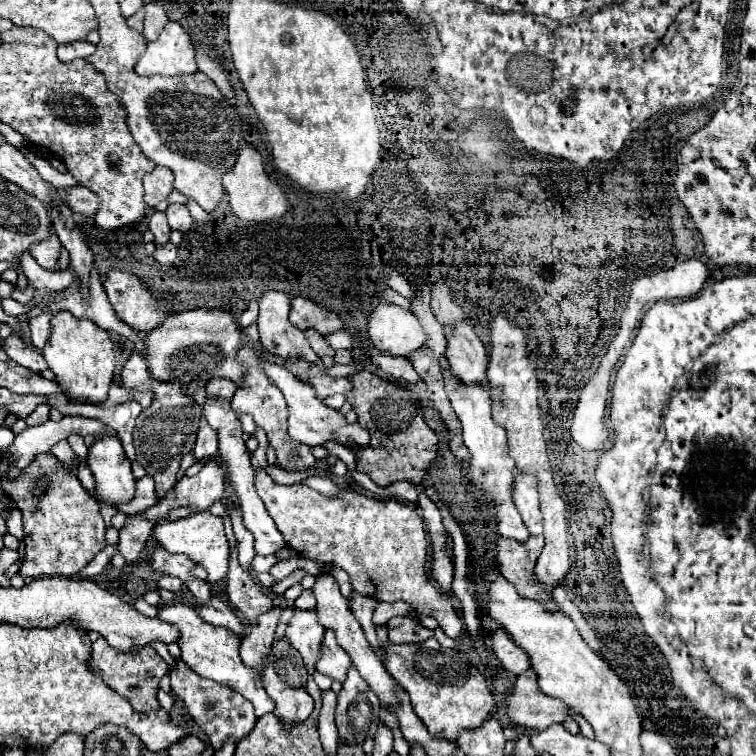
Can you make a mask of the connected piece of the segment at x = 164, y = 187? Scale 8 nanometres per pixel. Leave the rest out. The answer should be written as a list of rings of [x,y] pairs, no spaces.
[[[155,166],[155,170],[151,170],[143,178],[143,186],[145,186],[145,204],[155,208],[155,204],[165,200],[167,194],[171,192],[171,188],[173,188],[173,174],[167,168]]]

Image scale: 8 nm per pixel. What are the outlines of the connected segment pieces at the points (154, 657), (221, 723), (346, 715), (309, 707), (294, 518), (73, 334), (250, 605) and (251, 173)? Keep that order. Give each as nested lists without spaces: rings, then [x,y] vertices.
[[[100,637],[97,642],[93,642],[89,670],[101,676],[103,682],[119,696],[127,698],[135,712],[151,712],[161,708],[157,700],[157,690],[159,690],[159,680],[167,674],[167,662],[151,646],[137,646],[135,650],[121,652],[109,646],[109,642]]]
[[[177,660],[175,668],[169,670],[169,680],[171,680],[173,694],[183,700],[183,704],[187,706],[193,720],[205,730],[205,734],[211,740],[213,750],[221,750],[227,740],[239,742],[255,728],[257,716],[253,712],[251,702],[247,702],[241,694],[235,694],[231,688],[227,688],[223,684],[211,682],[207,678],[199,678],[199,674],[191,672],[191,668],[185,666],[183,660]]]
[[[351,666],[347,680],[343,682],[343,690],[337,696],[335,724],[339,730],[339,742],[353,746],[373,738],[379,726],[379,710],[379,700]]]
[[[287,638],[275,640],[271,658],[267,658],[267,670],[263,672],[263,688],[267,690],[269,698],[275,702],[273,714],[281,720],[283,730],[291,730],[293,726],[305,722],[313,712],[313,698],[305,690],[307,684],[307,670],[303,670],[303,662],[299,662],[299,656],[291,650],[291,644]]]
[[[257,470],[255,488],[257,488],[257,494],[263,500],[269,516],[275,520],[279,532],[283,534],[285,542],[298,554],[309,560],[321,562],[321,564],[333,564],[333,566],[343,568],[351,578],[353,590],[363,596],[369,596],[375,600],[385,600],[385,602],[405,600],[411,606],[415,606],[415,610],[419,614],[435,616],[439,627],[452,639],[461,634],[463,624],[455,614],[451,598],[447,594],[441,594],[439,588],[435,586],[435,582],[431,582],[431,578],[429,578],[429,566],[425,566],[427,564],[425,522],[419,518],[419,514],[415,512],[413,506],[407,506],[399,500],[377,500],[377,498],[369,498],[363,494],[353,494],[353,492],[341,492],[335,498],[327,498],[305,484],[281,486],[281,484],[273,482],[265,470]]]
[[[59,312],[51,318],[51,334],[43,348],[43,358],[55,374],[69,400],[99,404],[107,400],[107,392],[115,374],[115,350],[109,334],[91,320],[79,320],[69,312]]]
[[[233,550],[229,560],[229,578],[227,578],[227,596],[229,602],[241,610],[249,624],[253,626],[257,616],[267,612],[273,604],[273,600],[265,594],[265,588],[255,580],[255,576],[239,566],[237,550]]]
[[[245,146],[237,154],[235,166],[223,176],[223,188],[229,196],[229,206],[233,214],[245,222],[267,222],[267,220],[277,220],[285,214],[287,210],[287,198],[283,190],[271,182],[265,174],[261,154],[253,146]]]

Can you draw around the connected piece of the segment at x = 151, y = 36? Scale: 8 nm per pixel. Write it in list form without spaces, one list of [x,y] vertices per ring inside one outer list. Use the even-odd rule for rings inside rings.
[[[145,4],[145,30],[143,30],[143,36],[147,40],[155,40],[161,34],[165,24],[167,24],[167,16],[165,16],[163,8],[157,6],[157,4]]]

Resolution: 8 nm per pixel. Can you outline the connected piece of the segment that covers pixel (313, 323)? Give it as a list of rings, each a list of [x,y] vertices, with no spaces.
[[[305,298],[291,300],[289,320],[299,330],[315,328],[323,336],[337,332],[337,330],[343,330],[343,322],[339,320],[339,316],[335,312],[329,312],[329,310],[313,304],[311,300],[305,300]]]

